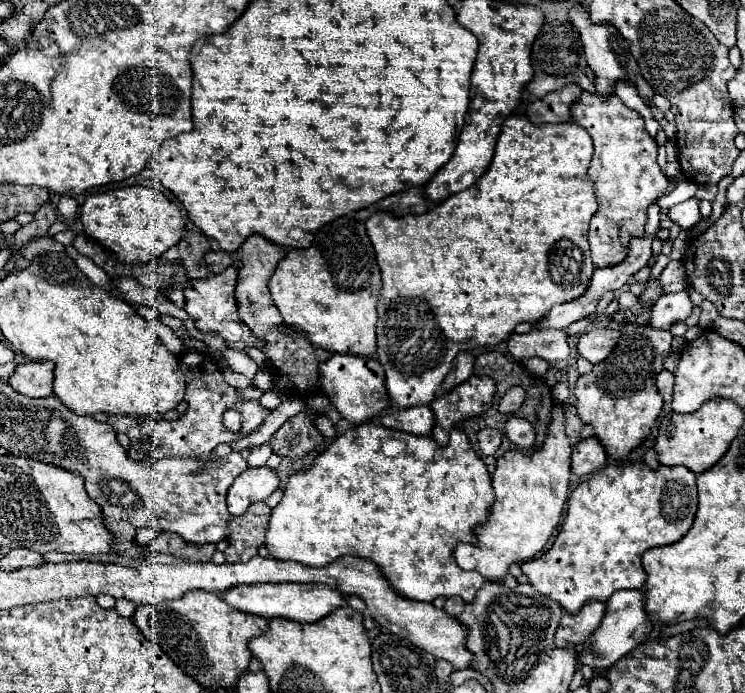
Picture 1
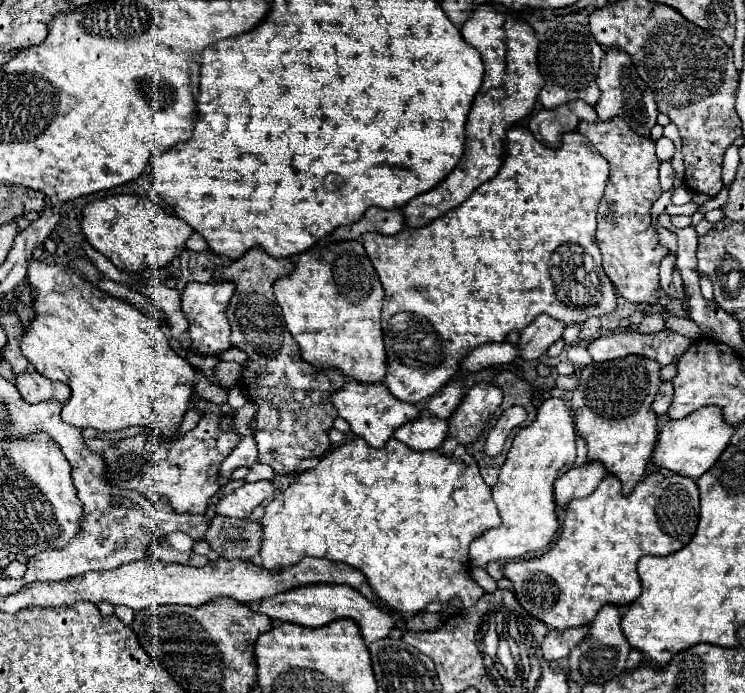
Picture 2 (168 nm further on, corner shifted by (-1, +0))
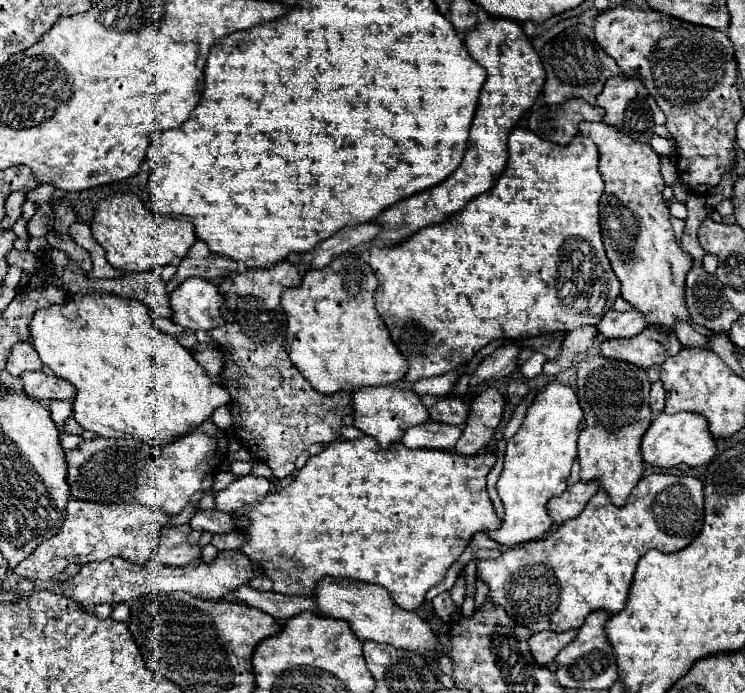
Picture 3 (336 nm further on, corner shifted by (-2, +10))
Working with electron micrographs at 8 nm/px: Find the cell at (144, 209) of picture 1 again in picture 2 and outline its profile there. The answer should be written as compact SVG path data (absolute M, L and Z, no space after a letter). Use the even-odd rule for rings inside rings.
M114 194L114 196L106 196L100 200L88 202L82 210L82 216L84 216L82 218L82 232L84 232L86 240L90 242L90 246L96 248L98 252L102 252L116 268L132 272L132 274L140 274L148 268L162 268L162 266L170 264L172 258L176 258L184 250L186 240L194 232L178 216L164 212L150 198L136 196L136 194Z

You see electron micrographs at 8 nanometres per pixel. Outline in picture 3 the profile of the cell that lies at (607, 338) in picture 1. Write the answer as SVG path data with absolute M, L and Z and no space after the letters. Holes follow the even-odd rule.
M645 328L633 338L605 340L601 344L601 354L613 360L631 362L643 370L651 366L661 366L667 358L681 350L681 342L675 334L665 334L657 328Z

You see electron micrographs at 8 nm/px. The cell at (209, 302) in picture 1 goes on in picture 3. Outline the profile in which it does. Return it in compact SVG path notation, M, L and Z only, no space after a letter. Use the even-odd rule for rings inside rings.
M189 278L171 292L171 320L185 330L213 330L223 326L223 294L211 282Z

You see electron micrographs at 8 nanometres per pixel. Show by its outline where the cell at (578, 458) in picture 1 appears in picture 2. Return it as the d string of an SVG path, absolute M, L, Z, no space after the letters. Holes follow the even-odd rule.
M586 462L584 466L566 470L556 482L554 482L554 496L556 504L564 506L574 498L588 496L596 490L600 480L604 478L606 468L600 462Z

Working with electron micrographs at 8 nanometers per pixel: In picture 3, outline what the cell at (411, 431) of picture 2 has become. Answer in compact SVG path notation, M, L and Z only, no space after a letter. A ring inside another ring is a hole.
M429 422L423 426L415 426L411 430L407 430L407 434L403 436L403 444L407 448L429 448L429 450L447 450L453 452L455 444L461 436L461 428L459 426L447 426L447 424L439 424L439 422Z

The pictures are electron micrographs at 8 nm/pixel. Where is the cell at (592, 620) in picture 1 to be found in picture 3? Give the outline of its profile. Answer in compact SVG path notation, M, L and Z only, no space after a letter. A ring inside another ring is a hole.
M575 630L563 632L563 634L551 634L551 632L537 632L529 638L529 652L537 666L549 666L561 648L565 648L573 638Z

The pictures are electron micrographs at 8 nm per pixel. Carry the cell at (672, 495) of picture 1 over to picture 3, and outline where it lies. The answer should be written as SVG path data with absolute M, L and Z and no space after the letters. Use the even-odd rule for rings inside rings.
M651 474L639 480L627 498L623 508L611 506L611 500L599 490L585 510L559 526L543 540L519 544L503 552L497 560L477 562L477 578L489 586L489 598L495 606L503 608L517 624L531 632L567 632L577 630L585 618L595 610L605 610L609 616L621 612L627 602L629 584L633 580L639 558L647 550L659 550L665 554L687 548L703 528L703 482L693 476Z

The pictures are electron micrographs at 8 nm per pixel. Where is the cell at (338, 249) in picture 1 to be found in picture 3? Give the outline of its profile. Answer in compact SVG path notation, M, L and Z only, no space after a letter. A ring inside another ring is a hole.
M351 254L335 258L327 268L311 268L299 288L287 288L281 306L287 316L287 352L311 386L329 396L341 390L387 386L407 374L407 358L393 346L385 322L373 306L377 278L371 266Z

